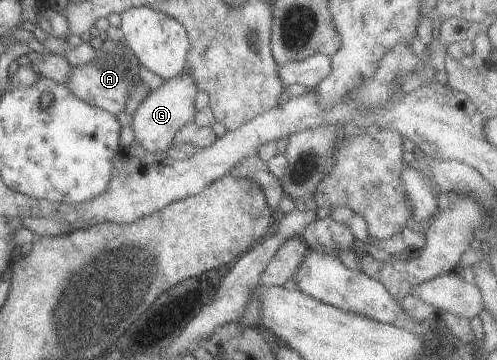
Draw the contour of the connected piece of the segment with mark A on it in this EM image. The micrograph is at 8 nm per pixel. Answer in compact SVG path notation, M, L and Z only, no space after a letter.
M107 37L98 47L96 57L80 67L72 67L65 87L82 101L116 115L124 109L129 90L137 79L139 63L125 42Z

